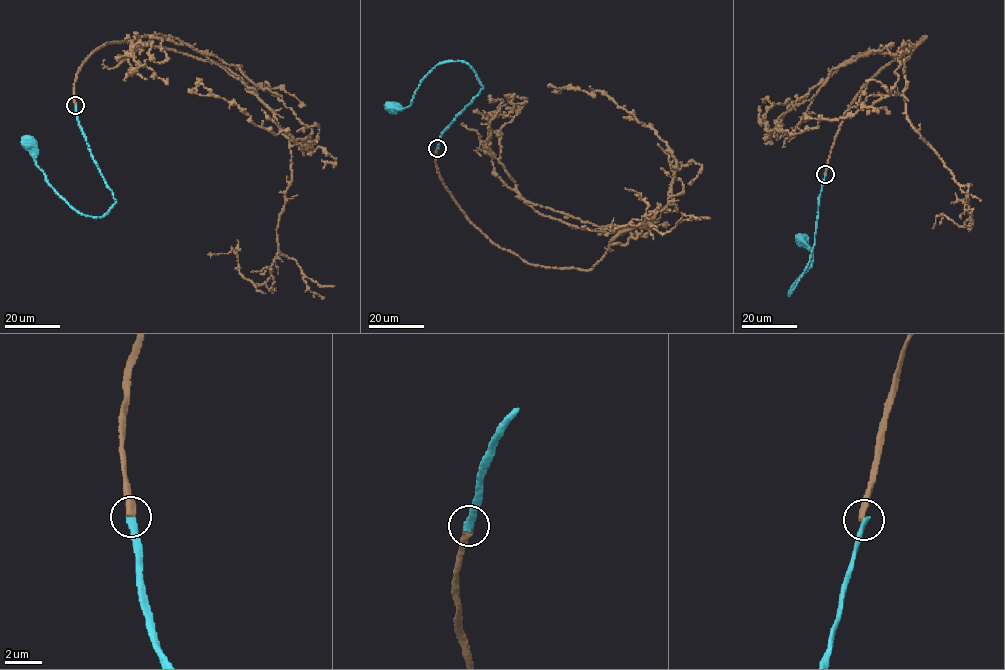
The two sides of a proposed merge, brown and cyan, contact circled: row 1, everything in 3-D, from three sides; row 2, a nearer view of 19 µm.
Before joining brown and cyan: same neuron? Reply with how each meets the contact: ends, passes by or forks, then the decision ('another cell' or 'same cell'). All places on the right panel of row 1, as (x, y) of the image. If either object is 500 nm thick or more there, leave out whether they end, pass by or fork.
brown ends there; cyan ends there; another cell

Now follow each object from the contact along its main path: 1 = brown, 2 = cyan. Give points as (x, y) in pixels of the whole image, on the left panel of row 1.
1: (75, 105), (93, 51), (149, 45), (226, 67), (289, 143), (312, 149), (192, 88)
2: (75, 105), (79, 128), (91, 156), (116, 201), (108, 213), (97, 217), (78, 213), (48, 183), (28, 141)

